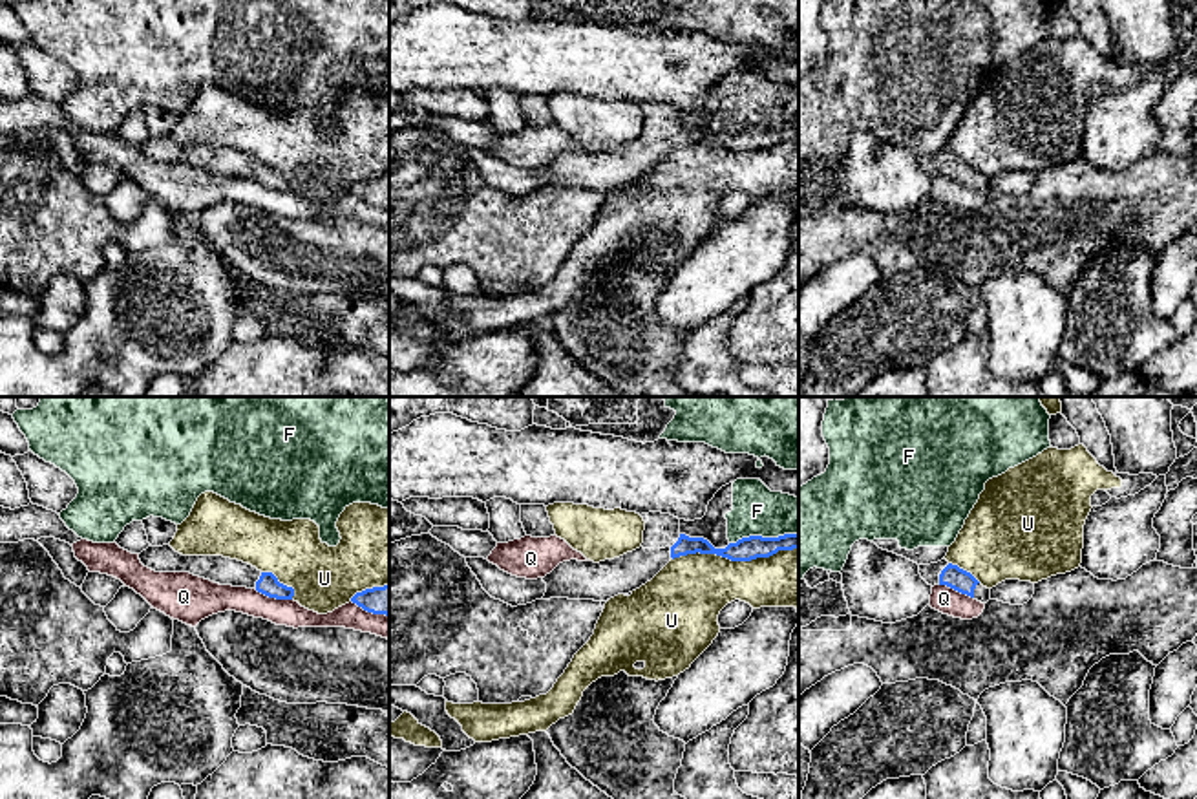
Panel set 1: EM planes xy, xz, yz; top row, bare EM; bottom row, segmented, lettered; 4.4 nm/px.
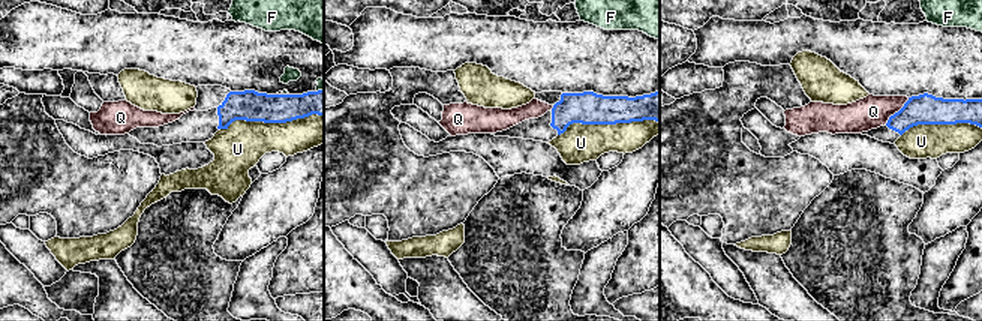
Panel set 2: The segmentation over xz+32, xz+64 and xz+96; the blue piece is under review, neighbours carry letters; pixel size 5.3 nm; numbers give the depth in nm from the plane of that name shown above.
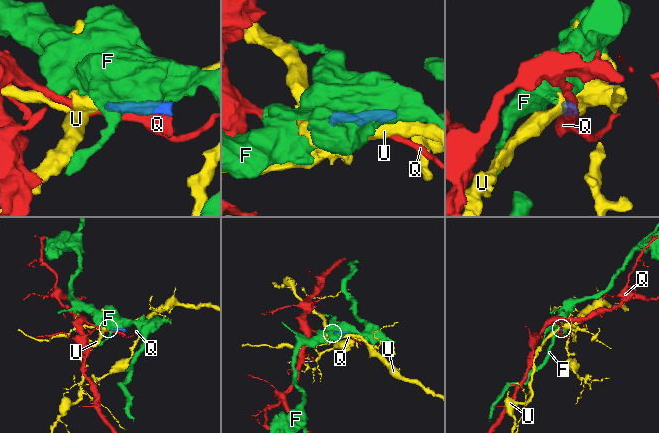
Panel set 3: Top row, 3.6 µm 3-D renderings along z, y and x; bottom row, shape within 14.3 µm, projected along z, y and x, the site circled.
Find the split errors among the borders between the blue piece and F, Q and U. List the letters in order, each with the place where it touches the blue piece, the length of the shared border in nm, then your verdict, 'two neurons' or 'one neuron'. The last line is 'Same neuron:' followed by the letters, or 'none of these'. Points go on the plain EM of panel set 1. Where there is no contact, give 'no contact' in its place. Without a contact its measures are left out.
F: xz (761, 127) | 300 nm | two neurons
Q: xy (273, 187) | 180 nm | two neurons
U: xz (733, 150) | 550 nm | two neurons
Same neuron: none of these

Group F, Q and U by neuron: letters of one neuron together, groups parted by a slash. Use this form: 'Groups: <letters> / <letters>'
Groups: F / Q / U

